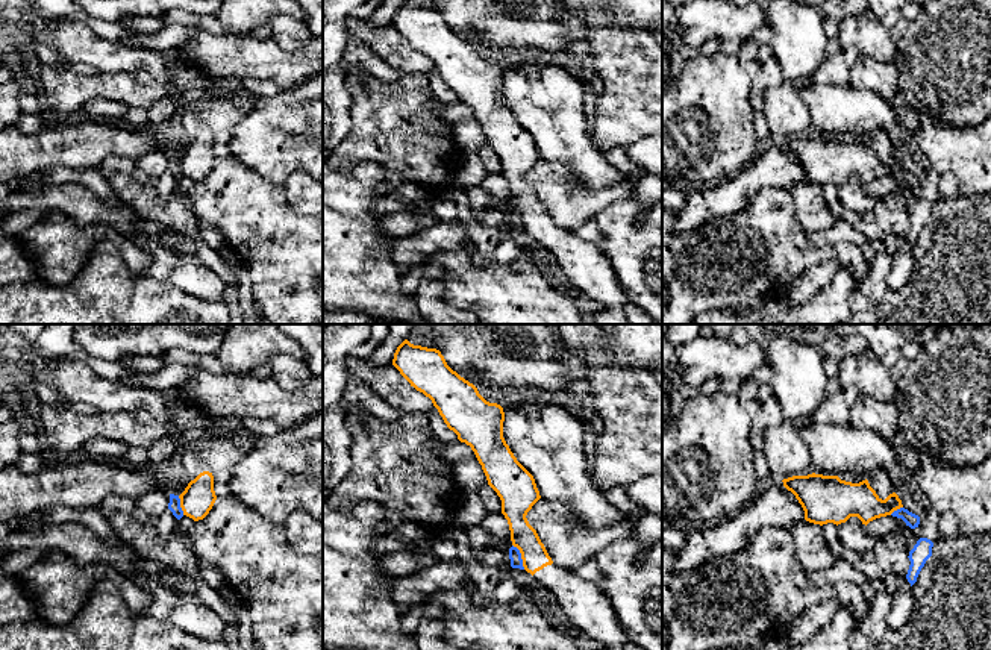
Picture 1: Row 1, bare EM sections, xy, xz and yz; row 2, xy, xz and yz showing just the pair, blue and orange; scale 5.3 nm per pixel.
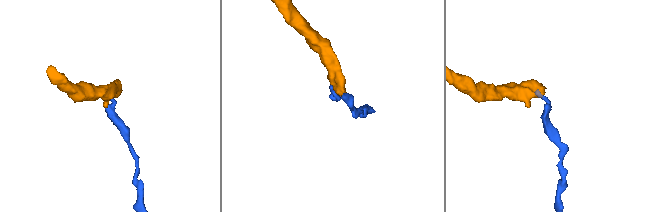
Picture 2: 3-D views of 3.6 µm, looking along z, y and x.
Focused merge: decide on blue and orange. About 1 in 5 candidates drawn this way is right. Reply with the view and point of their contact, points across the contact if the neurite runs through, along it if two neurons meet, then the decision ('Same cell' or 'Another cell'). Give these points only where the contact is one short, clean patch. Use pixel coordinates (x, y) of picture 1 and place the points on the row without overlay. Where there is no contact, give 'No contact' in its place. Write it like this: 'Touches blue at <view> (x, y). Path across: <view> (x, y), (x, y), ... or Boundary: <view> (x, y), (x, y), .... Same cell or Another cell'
Touches blue at xz (520, 217). Boundary: xz (512, 205), (518, 211), (525, 229). Another cell

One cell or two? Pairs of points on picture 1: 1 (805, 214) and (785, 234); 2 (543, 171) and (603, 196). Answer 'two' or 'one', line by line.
1: two
2: one

